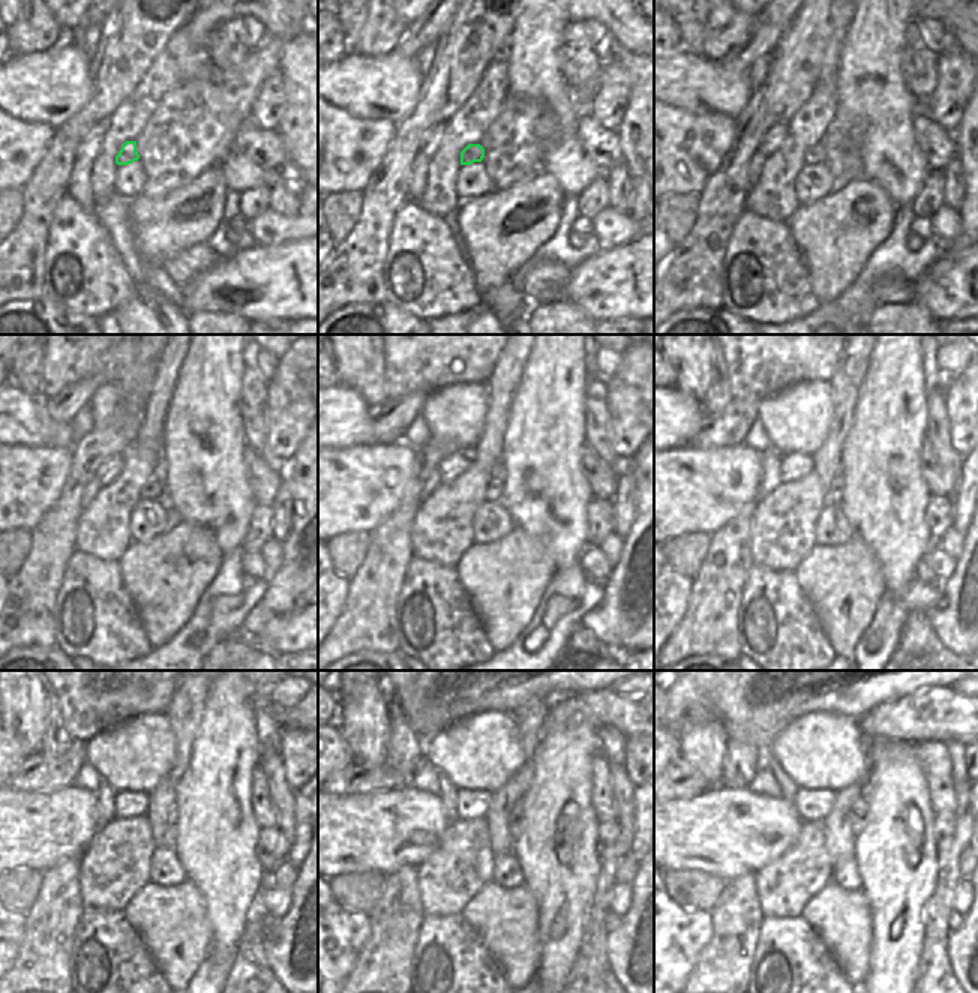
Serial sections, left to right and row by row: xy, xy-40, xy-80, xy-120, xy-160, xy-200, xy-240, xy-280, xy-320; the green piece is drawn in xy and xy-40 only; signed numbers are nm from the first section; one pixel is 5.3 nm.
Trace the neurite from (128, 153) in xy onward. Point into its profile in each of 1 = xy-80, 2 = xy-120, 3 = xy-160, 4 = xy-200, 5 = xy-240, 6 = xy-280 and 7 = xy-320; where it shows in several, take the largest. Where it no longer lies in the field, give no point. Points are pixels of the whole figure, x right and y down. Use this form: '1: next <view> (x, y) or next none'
1: next xy-80 (815, 155)
2: next xy-120 (153, 489)
3: next xy-160 (495, 488)
4: next xy-200 (833, 495)
5: next xy-240 (171, 821)
6: next xy-280 (516, 819)
7: next xy-320 (858, 813)

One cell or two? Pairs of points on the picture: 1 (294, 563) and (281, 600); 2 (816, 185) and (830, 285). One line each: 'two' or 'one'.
1: one
2: two

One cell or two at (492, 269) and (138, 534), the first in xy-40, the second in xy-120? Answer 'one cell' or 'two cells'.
two cells

